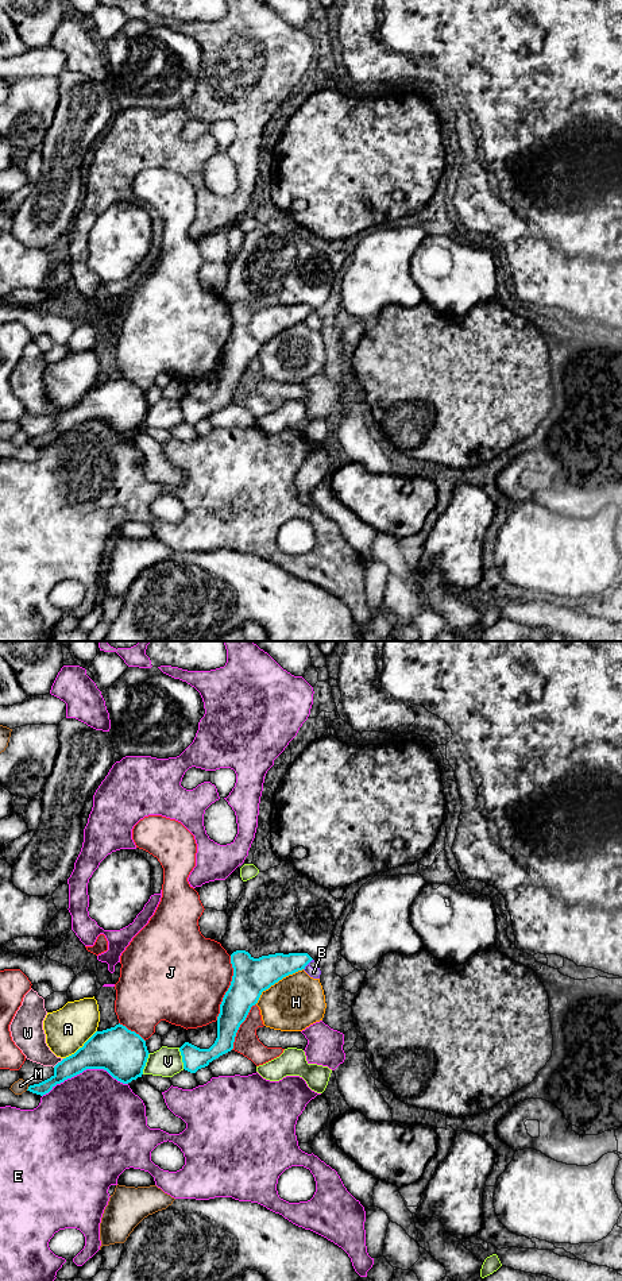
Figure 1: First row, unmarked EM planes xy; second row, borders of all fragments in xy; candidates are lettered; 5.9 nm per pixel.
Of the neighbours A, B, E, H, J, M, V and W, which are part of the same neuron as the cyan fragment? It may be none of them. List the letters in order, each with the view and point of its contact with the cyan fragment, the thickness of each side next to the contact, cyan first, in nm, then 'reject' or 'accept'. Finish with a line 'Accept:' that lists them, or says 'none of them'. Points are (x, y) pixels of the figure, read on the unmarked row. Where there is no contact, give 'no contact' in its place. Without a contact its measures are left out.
A: contact xy (80, 400); calibres 280 and 260 nm; reject
B: contact xy (308, 315); calibres 180 and 60 nm; reject
E: contact xy (84, 421); calibres 280 and 460 nm; reject
H: contact xy (277, 334); calibres 220 and 320 nm; reject
J: contact xy (228, 340); calibres 220 and 480 nm; reject
M: contact xy (29, 440); calibres 120 and 80 nm; reject
V: contact xy (182, 411); calibres 140 and 180 nm; reject
W: contact xy (58, 415); calibres 200 and 190 nm; reject
Accept: none of them

